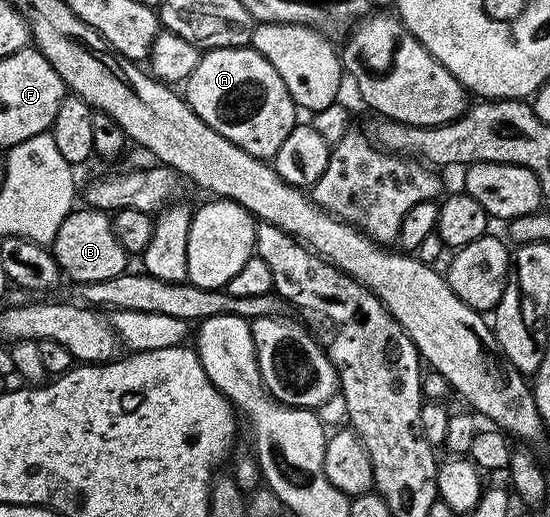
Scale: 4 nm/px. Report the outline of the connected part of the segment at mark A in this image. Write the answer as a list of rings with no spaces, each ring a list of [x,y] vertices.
[[[251,45],[203,51],[184,88],[188,106],[207,126],[255,158],[275,159],[278,148],[298,124],[298,107],[282,84],[282,76]]]

